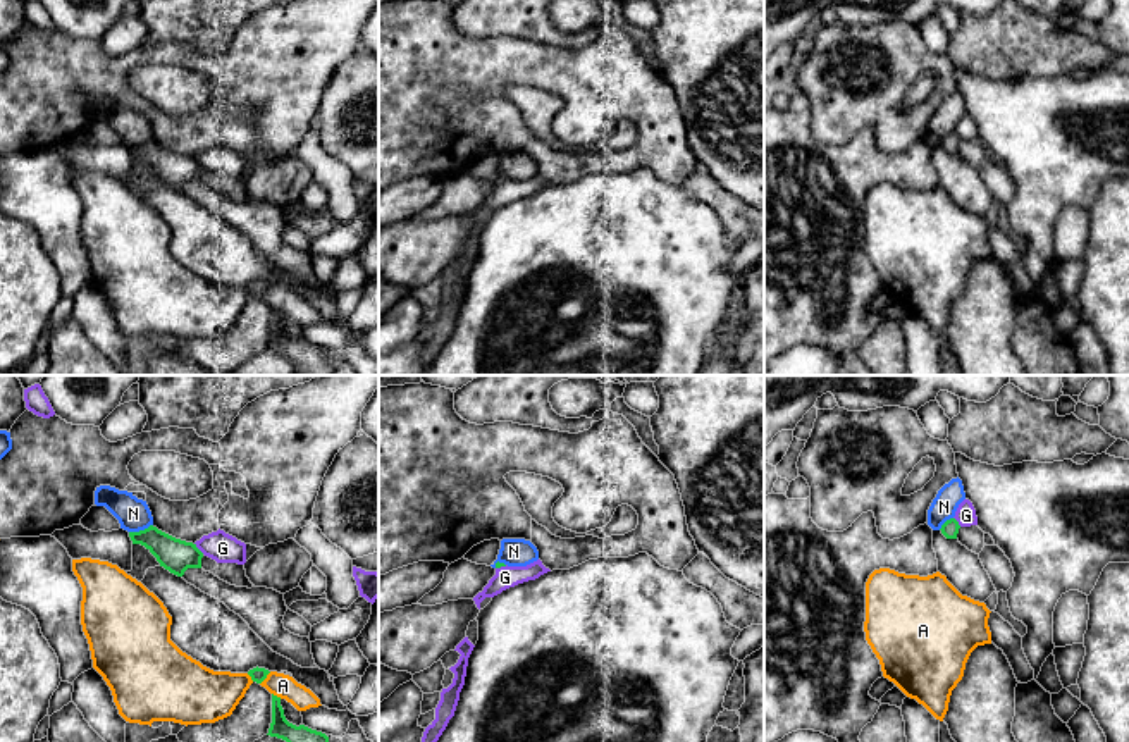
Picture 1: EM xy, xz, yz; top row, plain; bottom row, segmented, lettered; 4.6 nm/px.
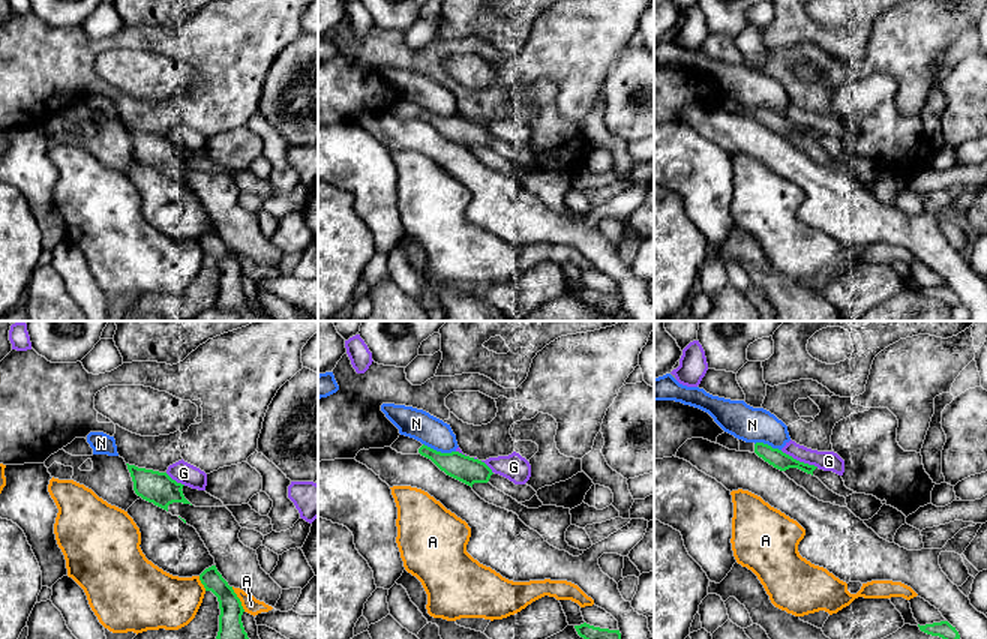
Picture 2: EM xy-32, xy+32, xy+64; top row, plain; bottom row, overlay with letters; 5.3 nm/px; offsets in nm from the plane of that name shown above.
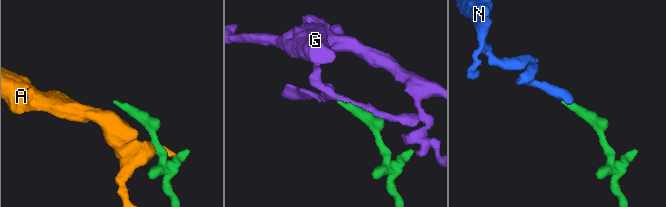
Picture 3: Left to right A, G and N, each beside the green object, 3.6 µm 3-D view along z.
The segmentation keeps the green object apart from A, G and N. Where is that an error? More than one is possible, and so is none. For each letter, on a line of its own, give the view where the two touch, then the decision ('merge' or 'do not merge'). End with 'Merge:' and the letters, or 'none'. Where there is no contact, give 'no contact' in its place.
A: xy | do not merge
G: xy | do not merge
N: xy | do not merge
Merge: none

